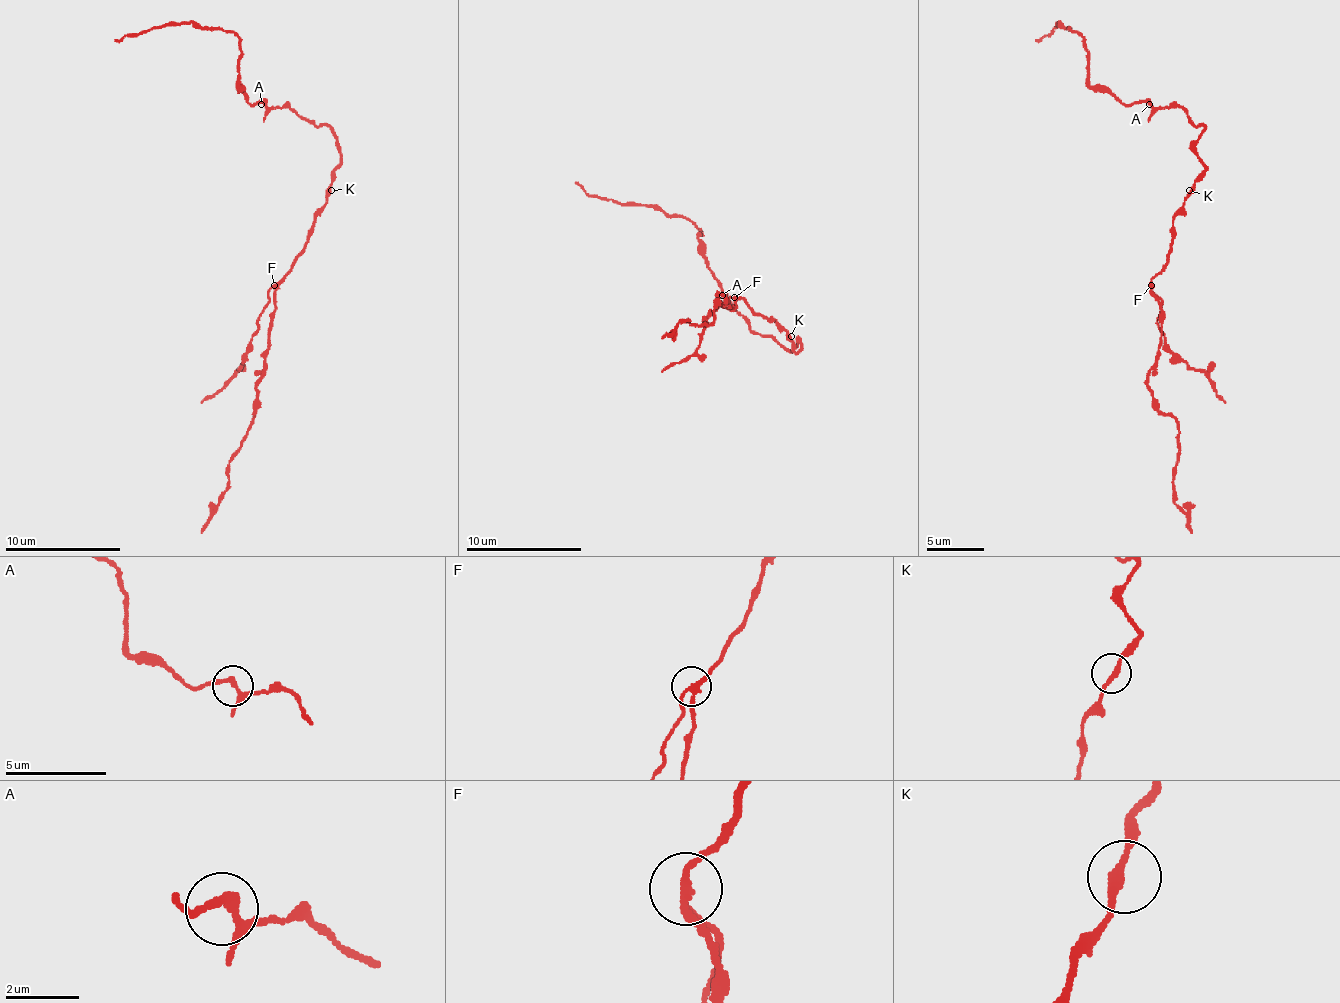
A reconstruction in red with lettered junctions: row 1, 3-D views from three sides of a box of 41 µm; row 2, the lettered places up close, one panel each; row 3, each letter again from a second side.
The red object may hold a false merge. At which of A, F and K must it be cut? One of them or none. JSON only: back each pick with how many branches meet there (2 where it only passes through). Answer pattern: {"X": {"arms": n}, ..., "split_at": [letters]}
{"F": {"arms": 3}, "split_at": ["F"]}

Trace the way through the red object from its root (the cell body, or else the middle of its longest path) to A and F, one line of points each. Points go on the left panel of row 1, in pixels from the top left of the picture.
A: (334, 182), (339, 162), (336, 135), (325, 124), (302, 118), (290, 107), (261, 104)
F: (334, 182), (325, 208), (313, 222), (305, 251), (273, 286)

